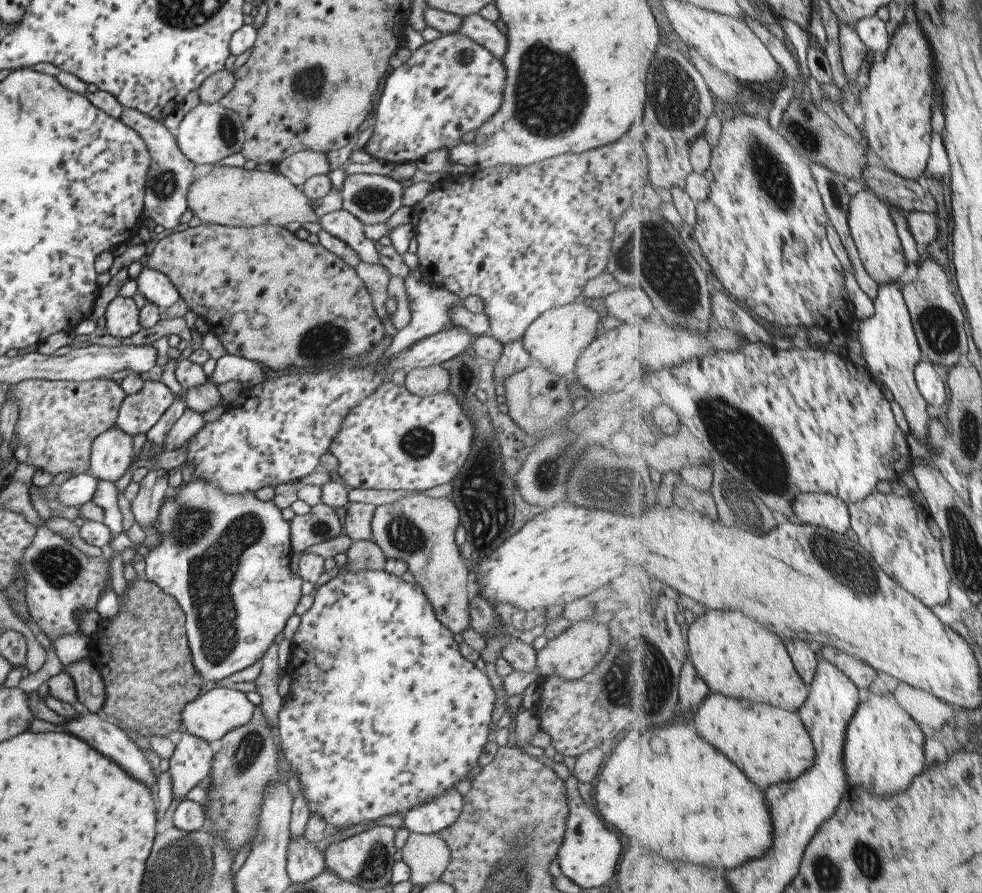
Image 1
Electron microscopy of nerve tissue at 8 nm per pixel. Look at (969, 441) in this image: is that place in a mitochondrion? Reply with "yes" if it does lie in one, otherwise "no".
yes

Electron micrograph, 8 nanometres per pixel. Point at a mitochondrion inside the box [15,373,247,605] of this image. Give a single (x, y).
(60, 567)

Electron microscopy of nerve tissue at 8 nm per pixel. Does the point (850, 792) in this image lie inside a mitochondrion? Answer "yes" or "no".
no

